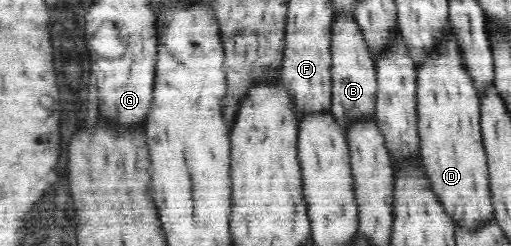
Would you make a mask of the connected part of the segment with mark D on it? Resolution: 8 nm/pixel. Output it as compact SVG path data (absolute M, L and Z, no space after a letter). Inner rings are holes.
M450 25L447 31L447 43L416 71L420 159L445 214L459 229L479 230L495 221L488 161L480 131L480 100Z

